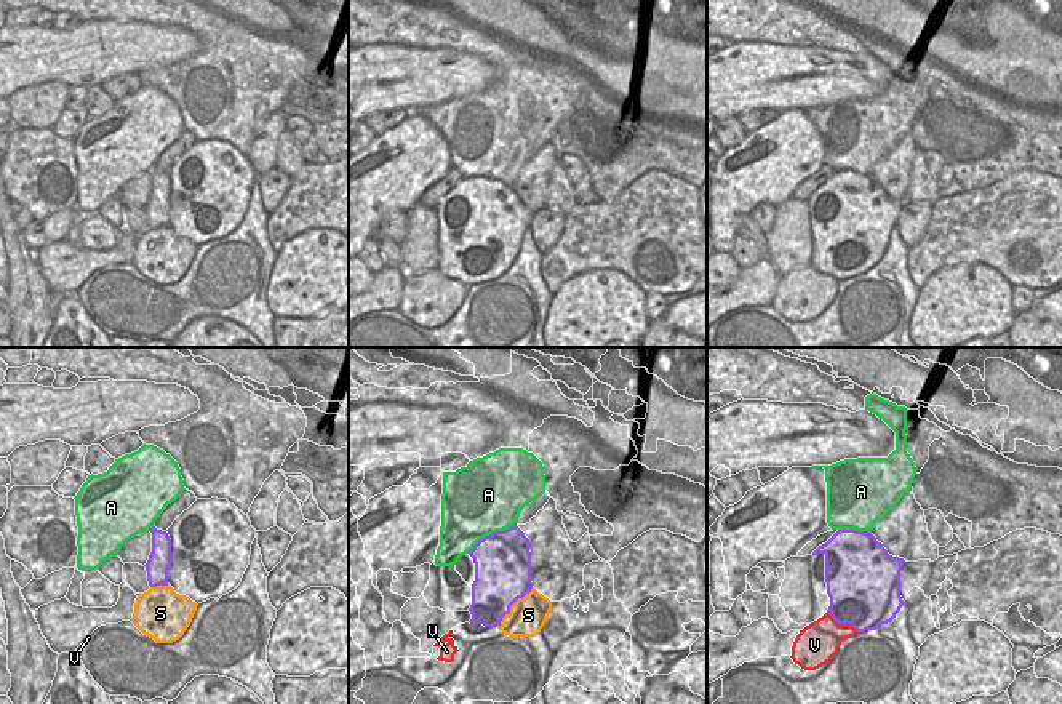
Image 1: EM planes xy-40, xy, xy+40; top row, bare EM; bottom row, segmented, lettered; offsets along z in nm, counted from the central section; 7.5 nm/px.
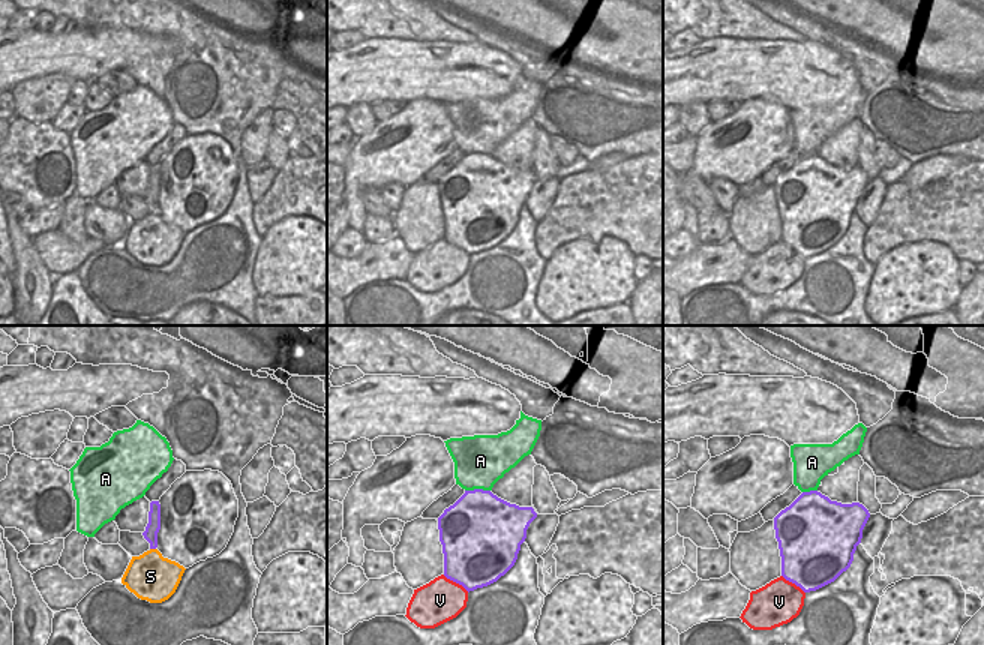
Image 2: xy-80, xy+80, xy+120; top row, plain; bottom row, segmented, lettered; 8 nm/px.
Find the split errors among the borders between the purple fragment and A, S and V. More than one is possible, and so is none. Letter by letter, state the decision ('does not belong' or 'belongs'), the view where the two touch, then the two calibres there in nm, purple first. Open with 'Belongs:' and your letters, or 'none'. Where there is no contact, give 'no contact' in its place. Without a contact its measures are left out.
Belongs: none
A: does not belong; meets purple in xy; 440 nm thick on the purple side, 500 nm on the other
S: does not belong; meets purple in xy; 440 nm thick on the purple side, 280 nm on the other
V: does not belong; meets purple in xy+40; 480 nm thick on the purple side, 300 nm on the other

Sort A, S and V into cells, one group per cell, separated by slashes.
A / S V

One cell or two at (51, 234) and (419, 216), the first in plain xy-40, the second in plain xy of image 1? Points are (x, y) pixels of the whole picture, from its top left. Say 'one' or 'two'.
one

